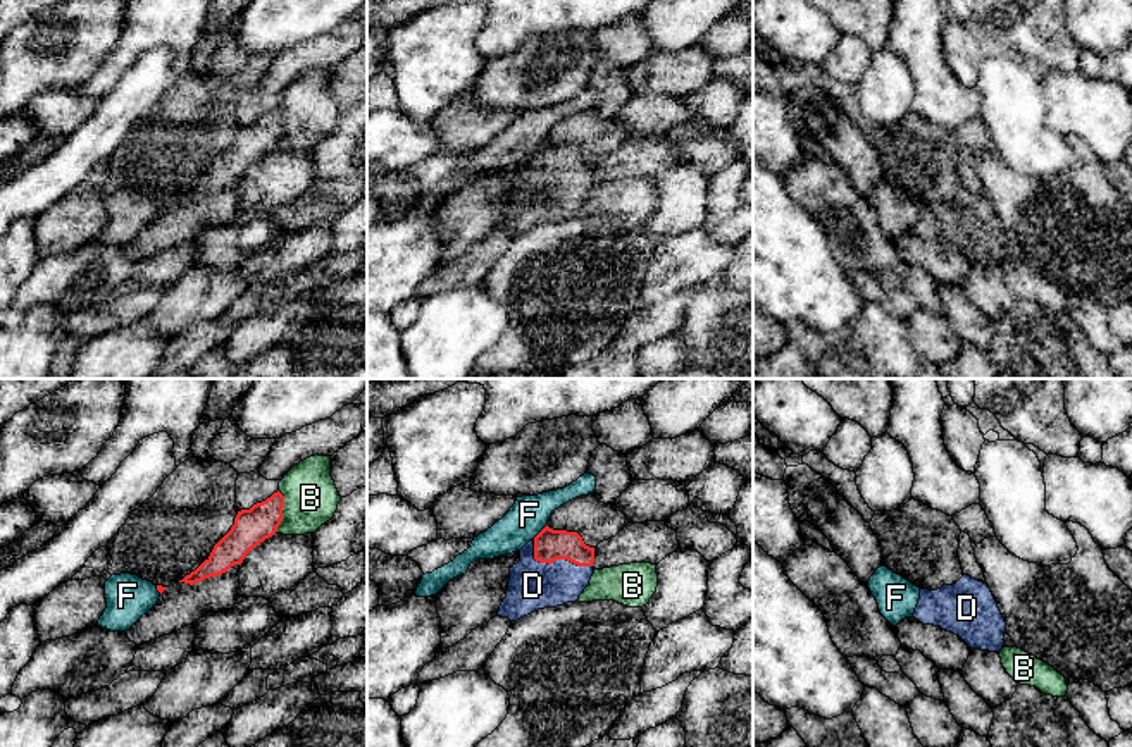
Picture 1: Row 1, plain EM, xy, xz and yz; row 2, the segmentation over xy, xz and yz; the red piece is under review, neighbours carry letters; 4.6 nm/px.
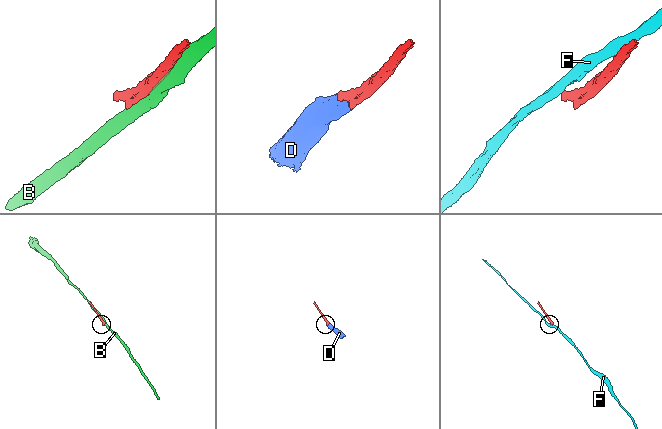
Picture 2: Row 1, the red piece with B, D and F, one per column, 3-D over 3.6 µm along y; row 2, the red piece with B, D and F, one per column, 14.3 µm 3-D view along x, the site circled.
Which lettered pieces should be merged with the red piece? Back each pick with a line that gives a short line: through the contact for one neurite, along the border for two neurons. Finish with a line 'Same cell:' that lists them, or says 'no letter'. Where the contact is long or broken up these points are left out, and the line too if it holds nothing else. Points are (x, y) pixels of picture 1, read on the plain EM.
D: Line: xz (550, 159), (553, 174), (533, 200)
Same cell: D

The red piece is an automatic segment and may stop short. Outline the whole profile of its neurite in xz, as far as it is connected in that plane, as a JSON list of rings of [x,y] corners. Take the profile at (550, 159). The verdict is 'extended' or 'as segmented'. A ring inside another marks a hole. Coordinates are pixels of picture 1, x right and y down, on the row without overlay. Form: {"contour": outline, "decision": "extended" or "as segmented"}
{"contour": [[[546,139],[519,167],[520,176],[510,182],[507,212],[496,229],[510,236],[575,217],[594,188],[594,162],[577,146]]], "decision": "extended"}

